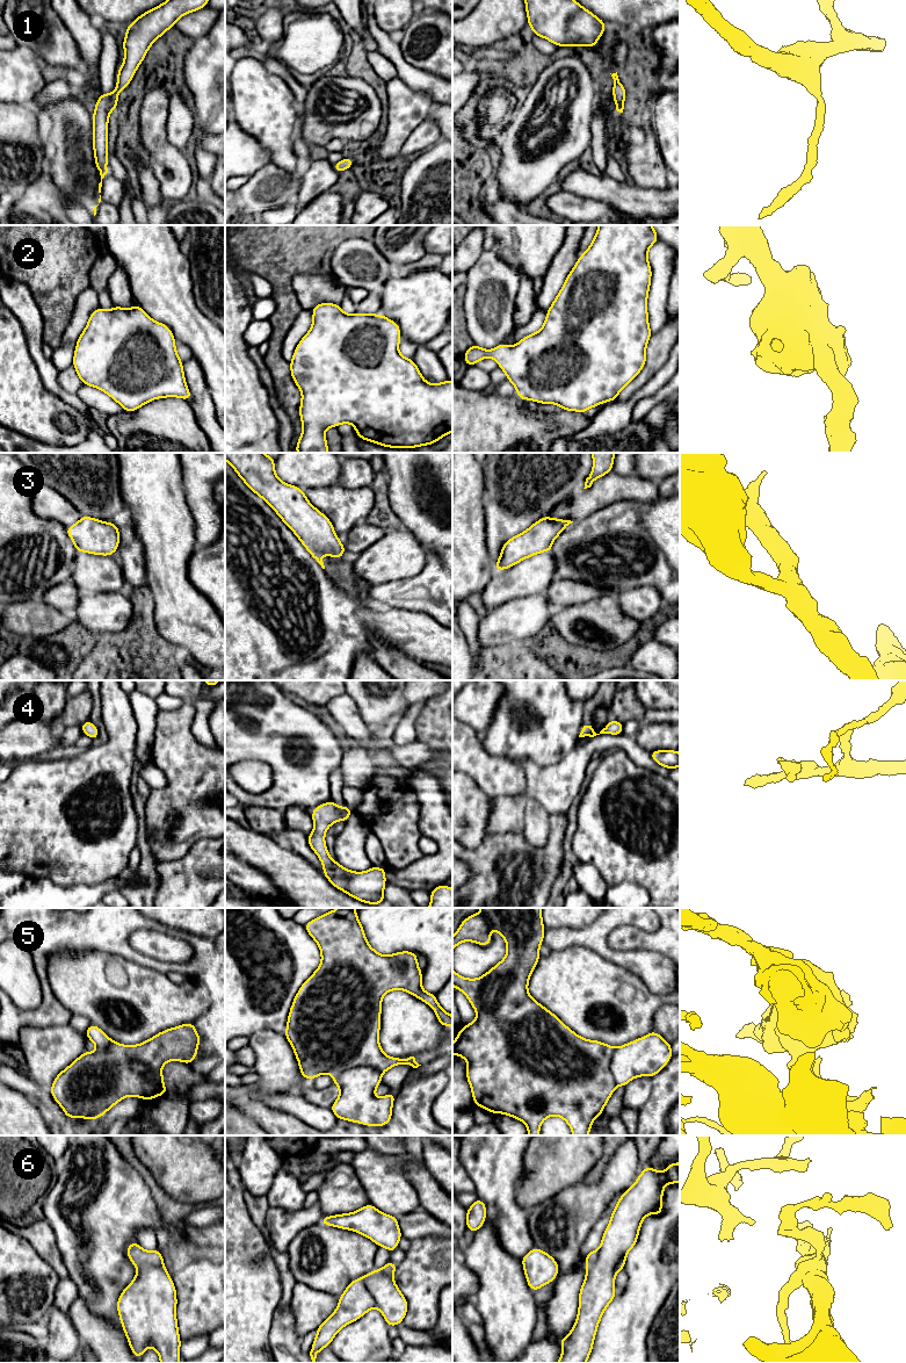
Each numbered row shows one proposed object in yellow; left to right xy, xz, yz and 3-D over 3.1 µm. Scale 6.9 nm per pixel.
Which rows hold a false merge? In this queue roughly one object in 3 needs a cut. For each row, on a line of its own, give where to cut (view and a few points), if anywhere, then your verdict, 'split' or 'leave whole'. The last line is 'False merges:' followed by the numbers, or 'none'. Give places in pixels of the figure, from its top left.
1: no cut; leave whole
2: no cut; leave whole
3: cut in xz along (301, 540), (304, 540), (321, 553); split
4: no cut; leave whole
5: cut in xz along (381, 1073), (367, 1066), (356, 1066), (332, 1074); split
6: cut in xz along (391, 1274), (371, 1273), (364, 1279), (364, 1286), (376, 1306); split
False merges: 3, 5, 6

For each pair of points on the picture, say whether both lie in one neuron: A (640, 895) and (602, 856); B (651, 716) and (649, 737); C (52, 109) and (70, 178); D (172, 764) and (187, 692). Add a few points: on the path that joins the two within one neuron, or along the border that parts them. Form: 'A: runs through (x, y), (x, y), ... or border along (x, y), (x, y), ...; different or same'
A: border along (608, 886), (635, 881), (640, 884), (650, 895); different
B: border along (643, 722), (667, 723); different
C: runs through (70, 127), (70, 160); same
D: border along (185, 701), (190, 702); different

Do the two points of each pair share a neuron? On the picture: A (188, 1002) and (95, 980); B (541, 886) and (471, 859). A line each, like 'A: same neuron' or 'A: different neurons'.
A: same neuron
B: same neuron

